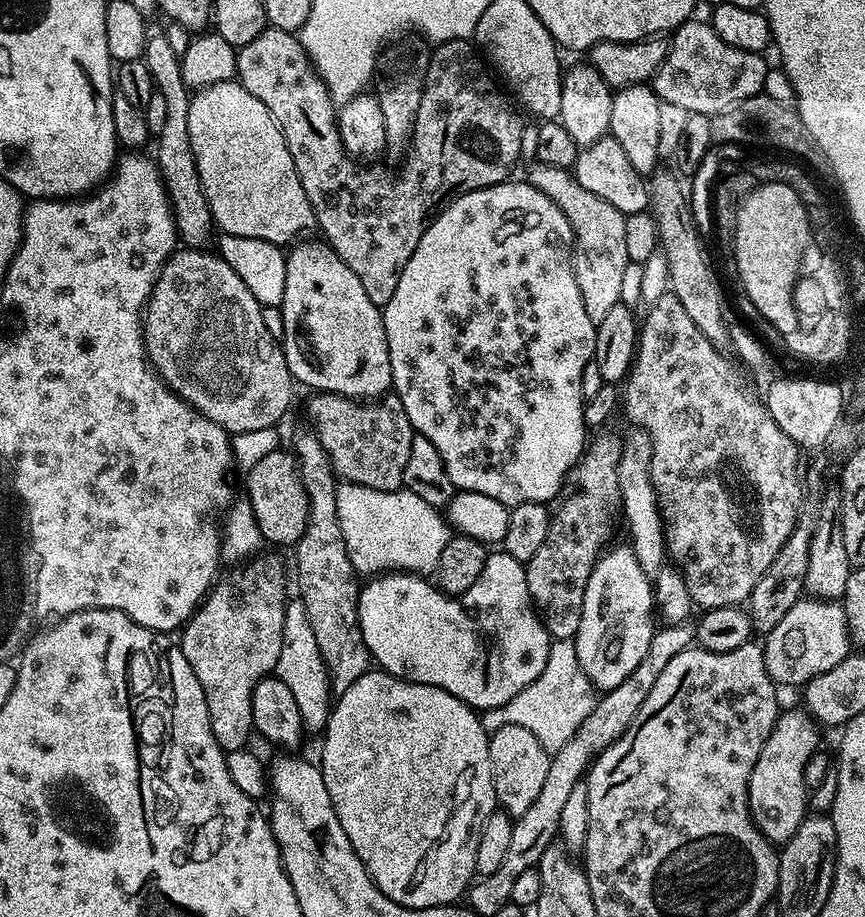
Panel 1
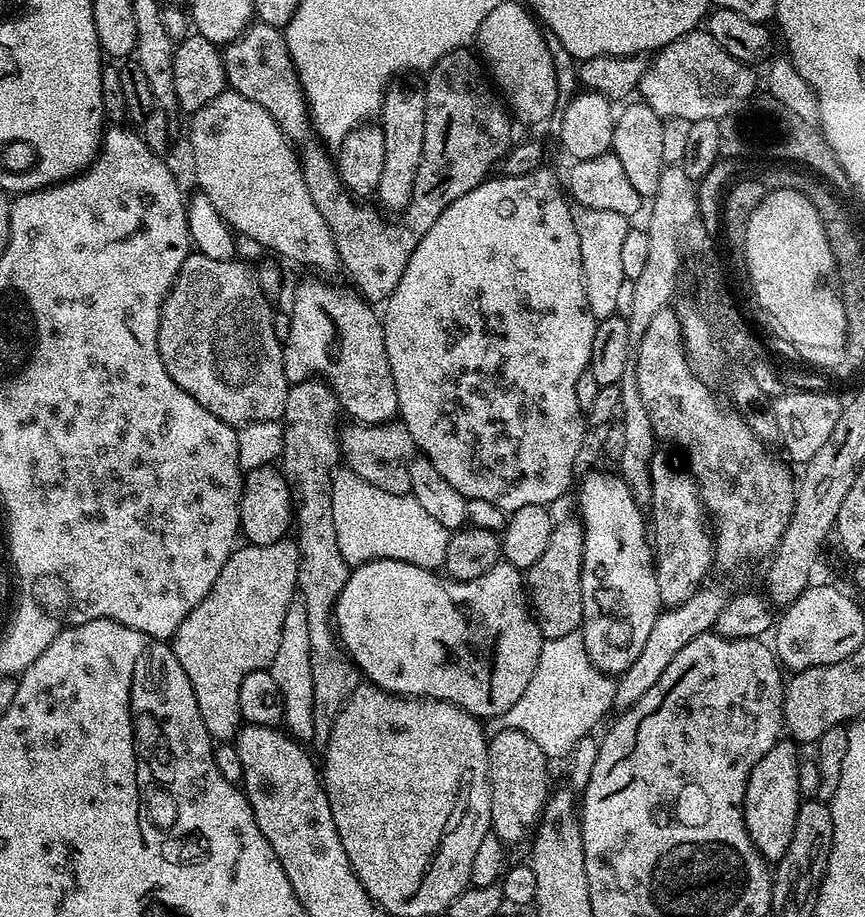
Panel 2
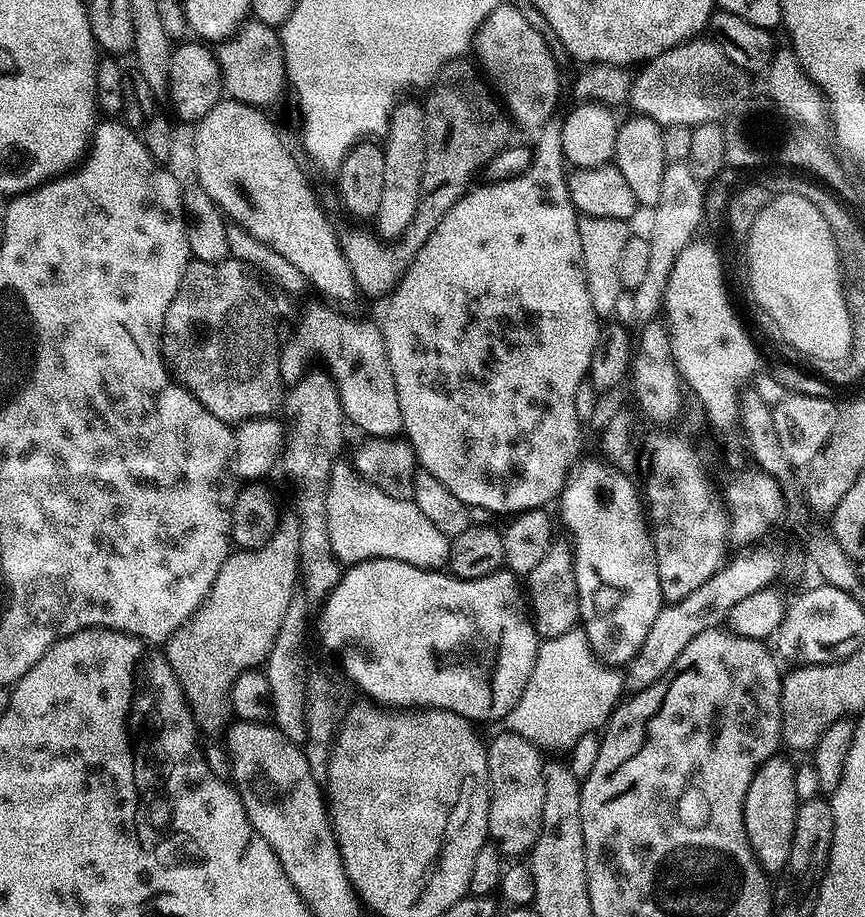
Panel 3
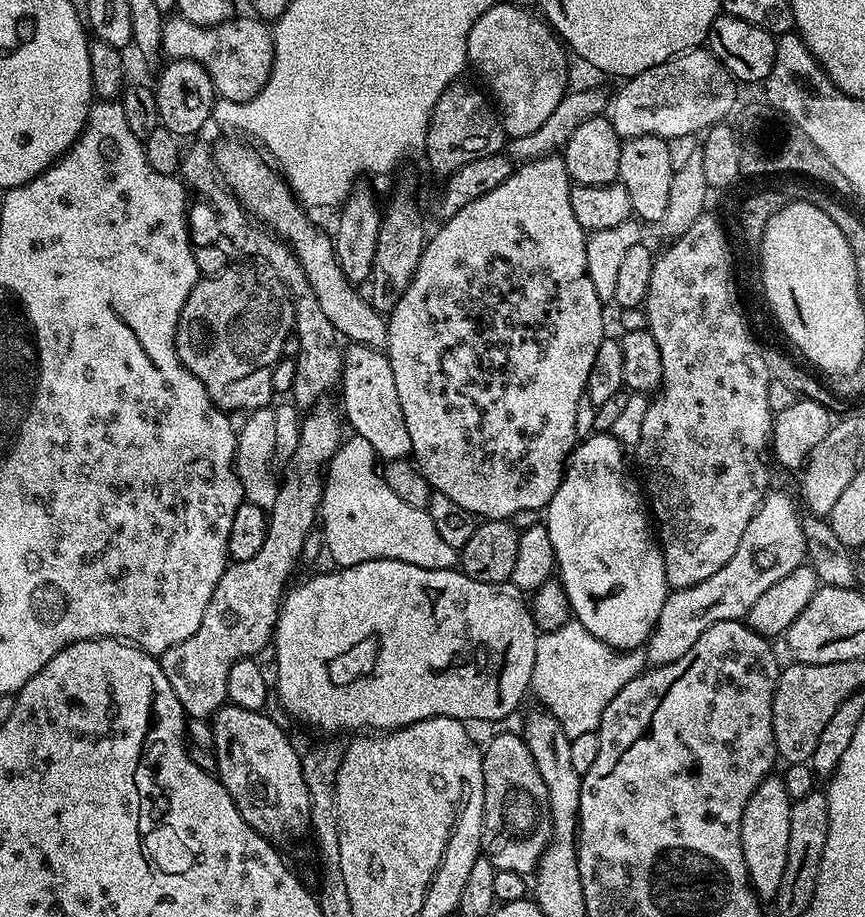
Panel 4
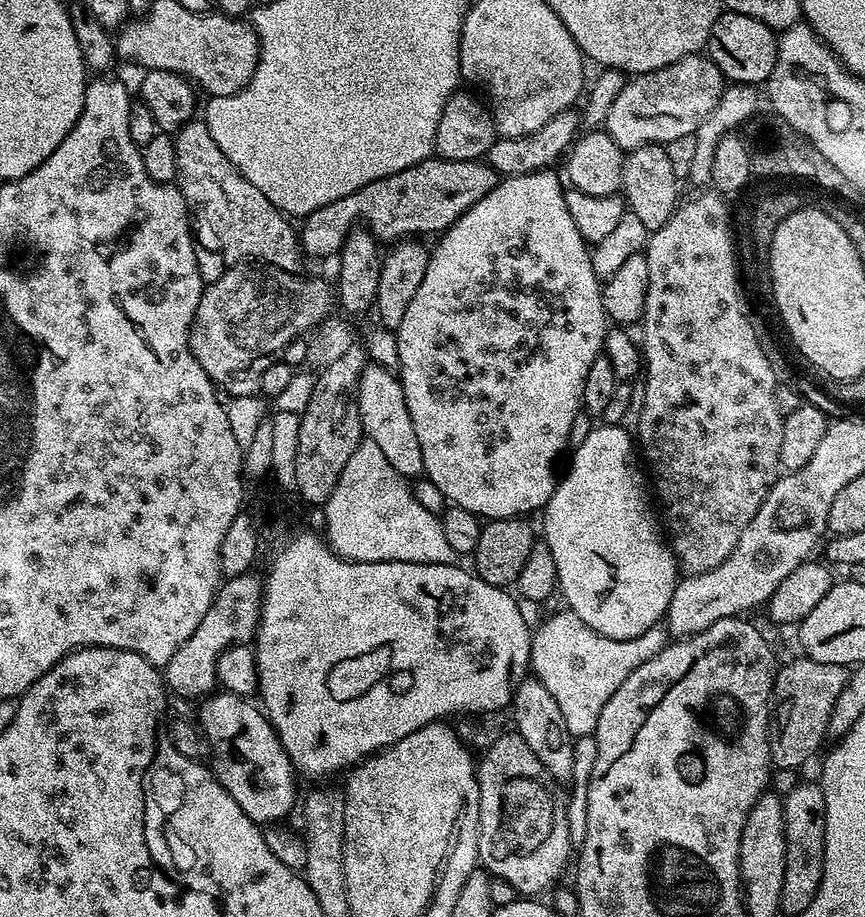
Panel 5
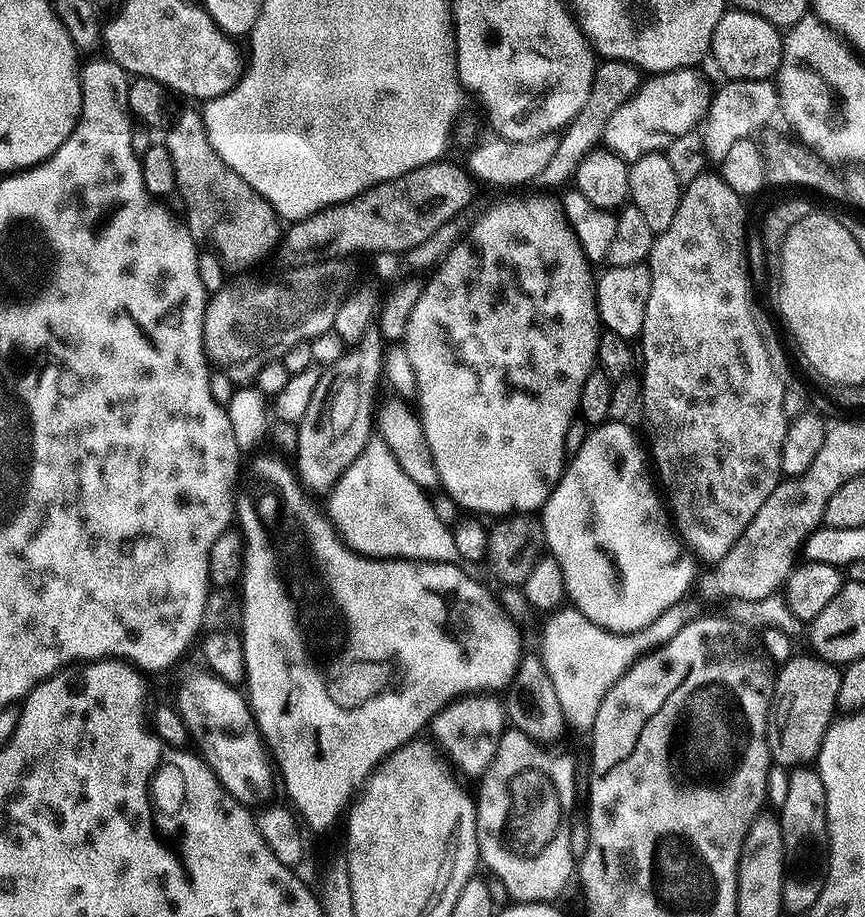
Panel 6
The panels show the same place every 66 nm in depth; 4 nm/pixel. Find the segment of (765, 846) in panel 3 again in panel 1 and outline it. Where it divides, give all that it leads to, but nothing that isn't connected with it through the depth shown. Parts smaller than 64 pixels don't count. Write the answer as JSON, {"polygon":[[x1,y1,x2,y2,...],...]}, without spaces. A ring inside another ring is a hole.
{"polygon":[[781,711,776,718,776,725,766,738,762,746,762,754,758,754,758,762,754,762,754,770,750,774,748,783,748,809,752,815,752,820,756,824,756,829,767,838,773,846,783,846,798,830,798,826,806,818,809,811,808,797,810,795,810,784,804,781,804,771,808,768,808,763,812,760,812,755,816,752,816,743,820,736,818,726,807,713]]}

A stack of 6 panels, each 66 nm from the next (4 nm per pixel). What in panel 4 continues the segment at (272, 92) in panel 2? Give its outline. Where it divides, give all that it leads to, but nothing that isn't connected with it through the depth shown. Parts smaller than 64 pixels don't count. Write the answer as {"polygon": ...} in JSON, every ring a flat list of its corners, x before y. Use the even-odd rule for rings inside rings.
{"polygon":[[179,14,173,15,164,22,160,43,163,55,174,60,198,62,206,74,210,74,210,82,214,82,219,99,246,102,268,81,274,62,271,27,255,15,247,15,237,15,214,26,198,26]]}

